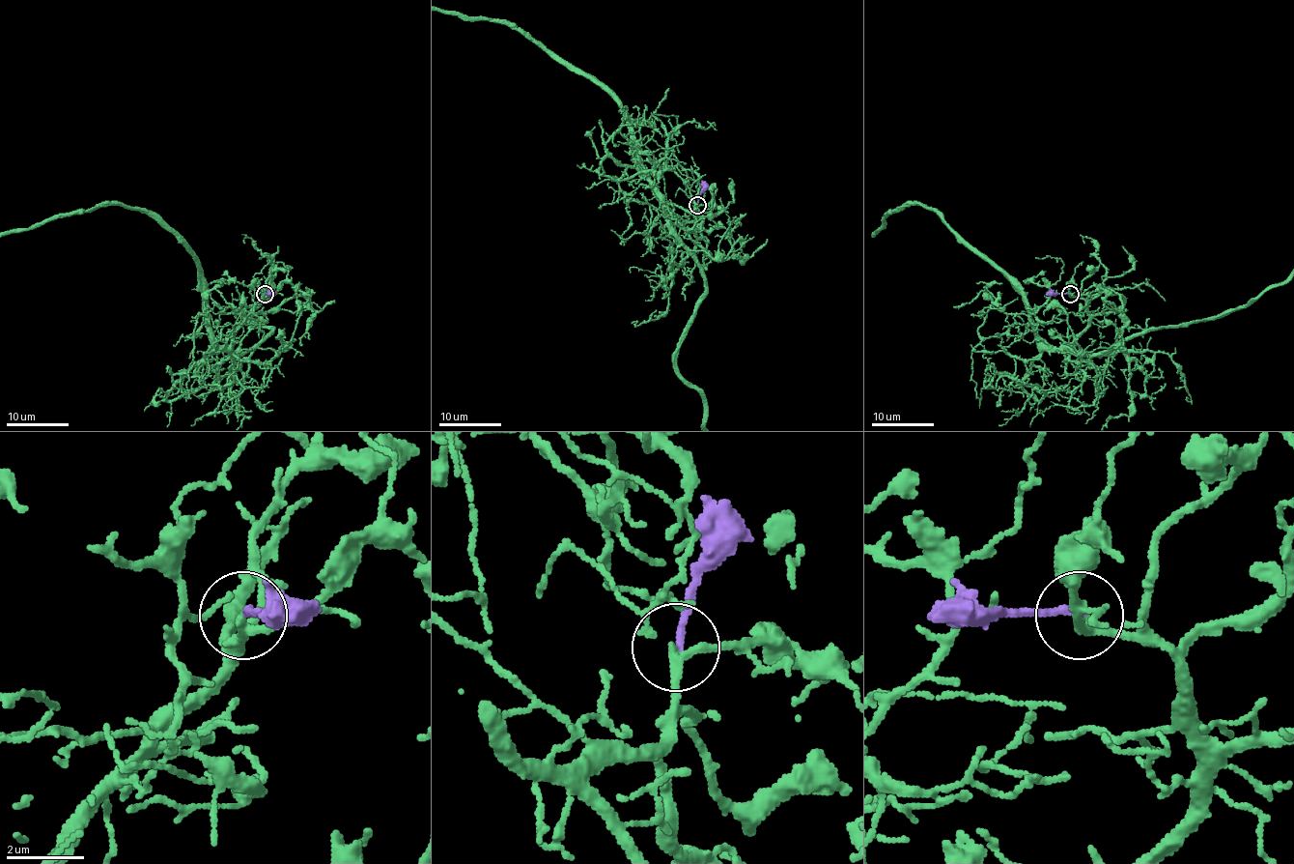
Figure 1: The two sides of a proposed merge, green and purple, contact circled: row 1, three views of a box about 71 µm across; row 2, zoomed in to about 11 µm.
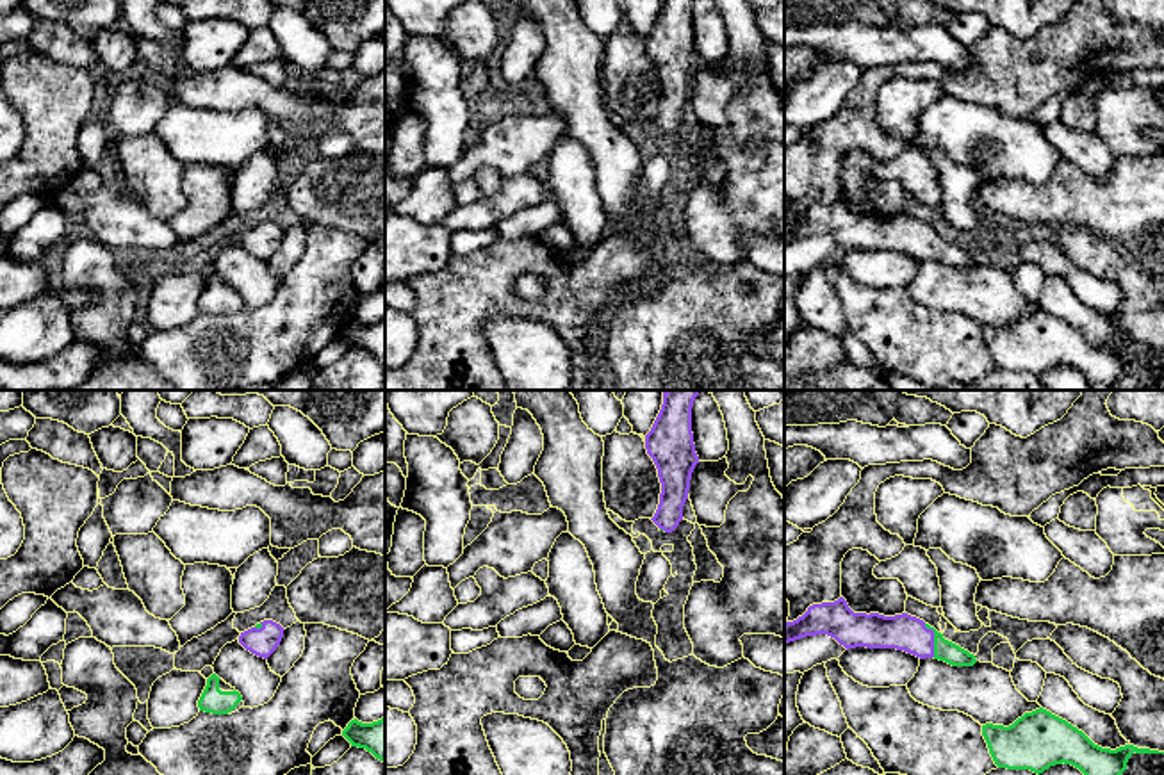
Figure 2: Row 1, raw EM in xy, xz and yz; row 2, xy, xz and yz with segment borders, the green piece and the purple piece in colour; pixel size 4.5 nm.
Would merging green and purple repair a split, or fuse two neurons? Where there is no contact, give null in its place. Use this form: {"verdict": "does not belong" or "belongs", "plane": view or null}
{"verdict": "belongs", "plane": "yz"}

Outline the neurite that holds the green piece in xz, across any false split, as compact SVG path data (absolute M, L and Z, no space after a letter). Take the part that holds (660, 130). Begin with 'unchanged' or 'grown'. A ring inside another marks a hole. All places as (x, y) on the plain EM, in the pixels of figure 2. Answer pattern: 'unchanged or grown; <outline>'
grown; M663 0L658 18L645 36L645 50L661 84L660 105L651 121L665 134L672 134L683 121L692 73L699 64L692 34L693 2Z

